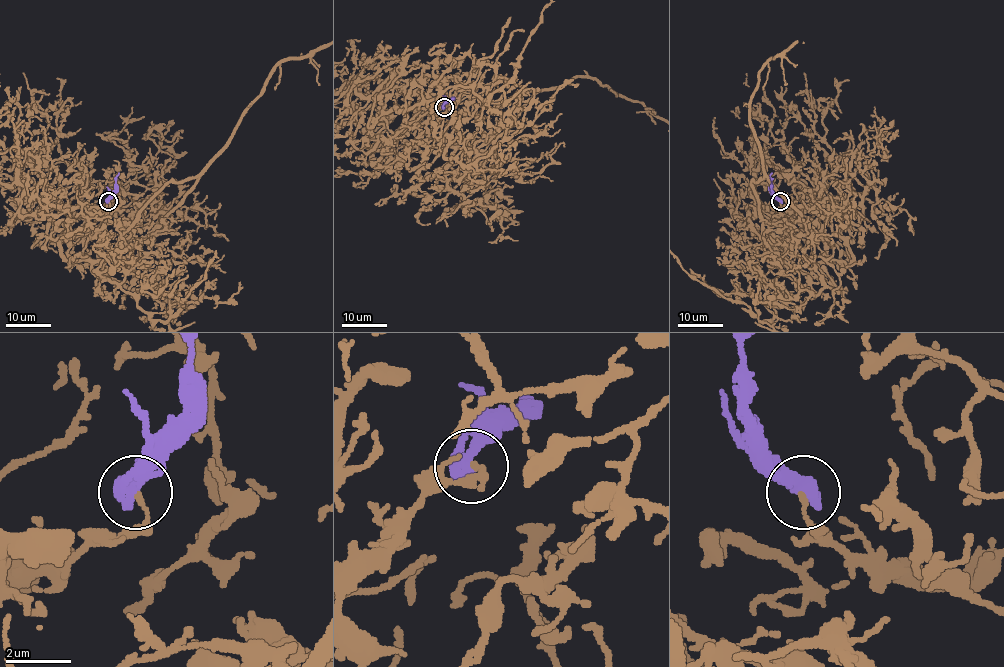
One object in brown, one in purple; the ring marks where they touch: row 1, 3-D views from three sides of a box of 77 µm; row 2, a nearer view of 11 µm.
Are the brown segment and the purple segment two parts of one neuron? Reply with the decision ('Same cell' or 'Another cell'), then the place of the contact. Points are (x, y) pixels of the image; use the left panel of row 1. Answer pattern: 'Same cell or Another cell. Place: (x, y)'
Another cell. Place: (108, 201)

